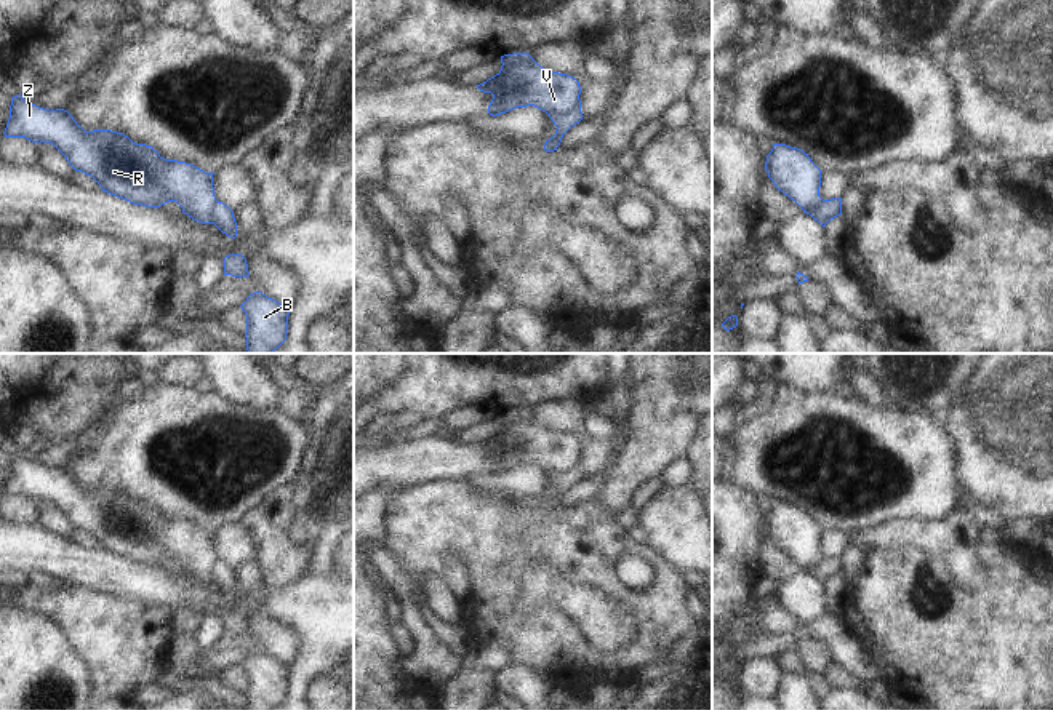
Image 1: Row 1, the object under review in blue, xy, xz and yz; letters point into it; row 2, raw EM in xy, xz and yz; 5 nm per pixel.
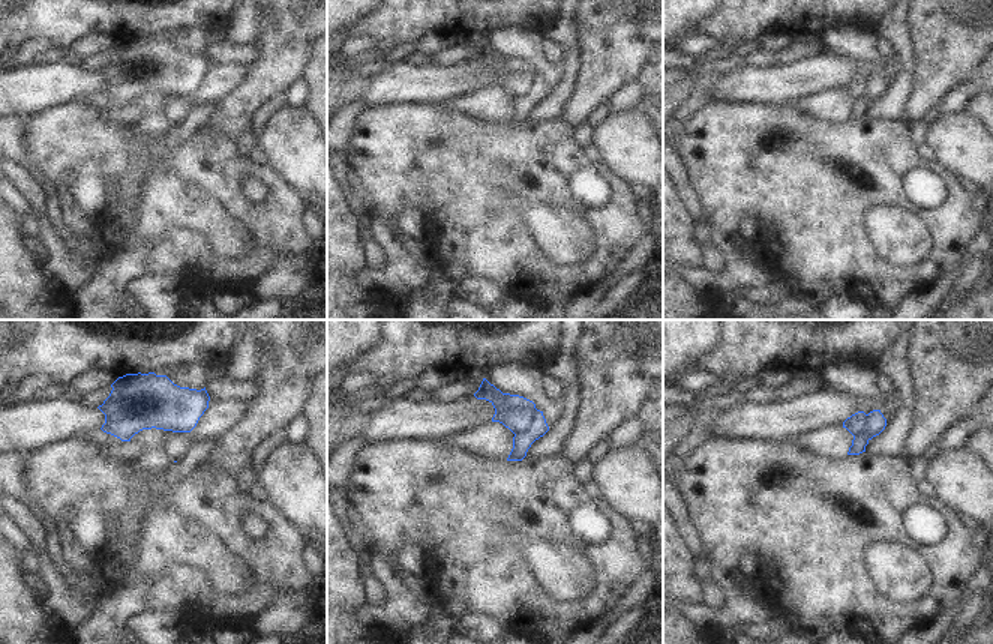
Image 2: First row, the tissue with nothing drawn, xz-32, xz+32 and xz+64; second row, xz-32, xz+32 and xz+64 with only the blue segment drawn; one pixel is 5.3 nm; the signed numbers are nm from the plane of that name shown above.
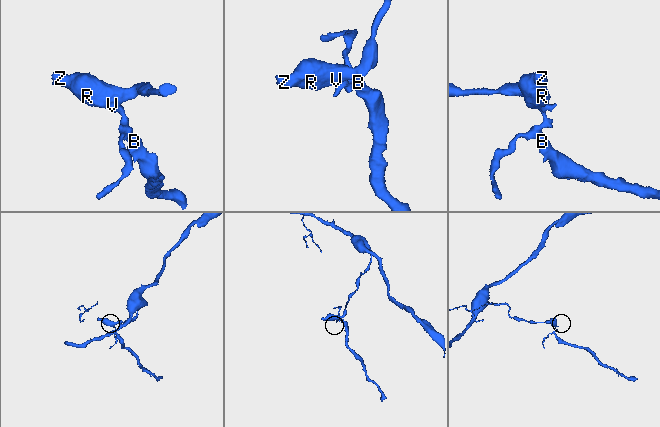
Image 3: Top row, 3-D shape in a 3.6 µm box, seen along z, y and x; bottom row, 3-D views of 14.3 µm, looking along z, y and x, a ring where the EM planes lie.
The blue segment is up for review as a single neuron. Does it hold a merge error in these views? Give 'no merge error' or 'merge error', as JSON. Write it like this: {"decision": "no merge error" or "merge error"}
{"decision": "merge error"}

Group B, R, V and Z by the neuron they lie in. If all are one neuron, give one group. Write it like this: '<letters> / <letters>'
B / R V Z

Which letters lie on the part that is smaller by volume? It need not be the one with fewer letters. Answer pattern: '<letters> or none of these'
B

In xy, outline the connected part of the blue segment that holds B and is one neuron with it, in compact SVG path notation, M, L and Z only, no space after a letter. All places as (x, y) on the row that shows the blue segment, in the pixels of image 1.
M256 291L240 305L246 315L248 353L272 353L278 349L288 331L288 307Z

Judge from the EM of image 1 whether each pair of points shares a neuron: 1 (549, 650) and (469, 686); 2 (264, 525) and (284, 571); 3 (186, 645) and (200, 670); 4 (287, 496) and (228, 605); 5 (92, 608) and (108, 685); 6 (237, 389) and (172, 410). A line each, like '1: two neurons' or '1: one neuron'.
1: two neurons
2: one neuron
3: one neuron
4: two neurons
5: one neuron
6: two neurons

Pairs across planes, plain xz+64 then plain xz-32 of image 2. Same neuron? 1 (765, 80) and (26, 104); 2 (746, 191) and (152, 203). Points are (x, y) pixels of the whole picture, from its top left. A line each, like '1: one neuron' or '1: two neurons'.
1: one neuron
2: two neurons

